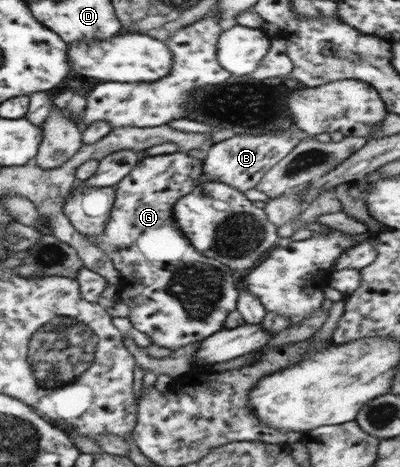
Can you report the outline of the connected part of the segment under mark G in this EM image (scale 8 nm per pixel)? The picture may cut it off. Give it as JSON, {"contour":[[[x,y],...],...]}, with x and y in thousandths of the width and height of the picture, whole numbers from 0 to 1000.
{"contour":[[[463,325],[358,332],[330,366],[290,394],[283,445],[258,501],[250,507],[210,505],[230,527],[250,531],[300,582],[295,636],[330,660],[323,677],[330,696],[363,713],[380,737],[415,747],[438,749],[513,728],[555,707],[570,670],[593,664],[598,593],[550,559],[490,540],[430,460],[435,437],[508,385],[505,355],[498,340]]]}

